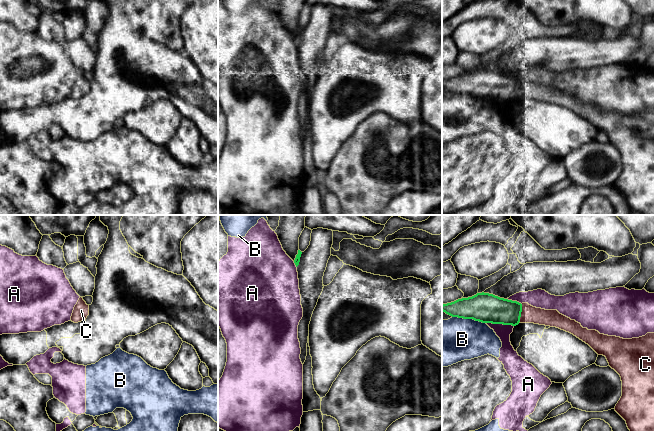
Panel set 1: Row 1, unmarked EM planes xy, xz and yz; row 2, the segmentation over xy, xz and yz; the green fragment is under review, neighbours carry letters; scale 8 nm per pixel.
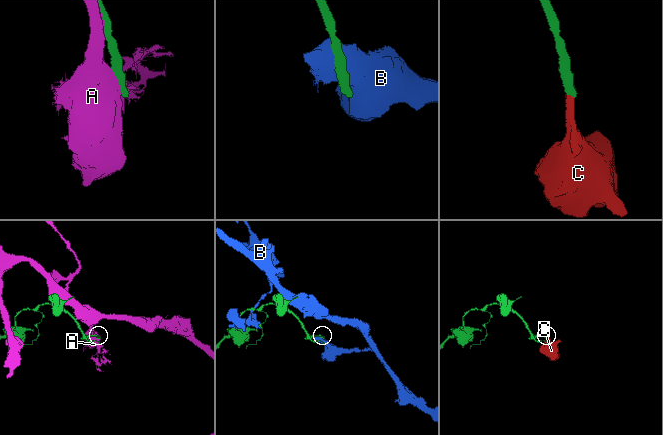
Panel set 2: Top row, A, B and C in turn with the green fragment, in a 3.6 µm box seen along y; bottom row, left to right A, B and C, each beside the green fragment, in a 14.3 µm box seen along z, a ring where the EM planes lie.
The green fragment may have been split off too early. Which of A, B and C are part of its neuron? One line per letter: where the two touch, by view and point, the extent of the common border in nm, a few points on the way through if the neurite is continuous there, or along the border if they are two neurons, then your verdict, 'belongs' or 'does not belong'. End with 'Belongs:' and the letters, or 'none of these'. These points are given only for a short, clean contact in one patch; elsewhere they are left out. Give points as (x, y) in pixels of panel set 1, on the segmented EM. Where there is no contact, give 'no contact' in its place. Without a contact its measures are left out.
A: yz (500, 323) | 220 nm | does not belong
B: yz (469, 318) | 280 nm | does not belong
C: yz (520, 313) | 160 nm | belongs
Belongs: C

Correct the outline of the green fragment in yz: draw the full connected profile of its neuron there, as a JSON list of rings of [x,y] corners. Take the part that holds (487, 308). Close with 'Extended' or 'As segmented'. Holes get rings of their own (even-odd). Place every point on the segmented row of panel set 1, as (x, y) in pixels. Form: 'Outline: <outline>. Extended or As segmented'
Outline: [[[477,293],[468,298],[443,304],[442,311],[452,317],[473,319],[482,323],[516,326],[519,323],[534,323],[556,327],[569,332],[588,344],[598,355],[606,357],[609,366],[621,377],[622,396],[615,411],[626,421],[630,431],[654,431],[654,333],[632,339],[600,334],[583,328],[580,323],[560,314],[557,310],[536,308],[528,303],[519,303],[489,293]]]. Extended

